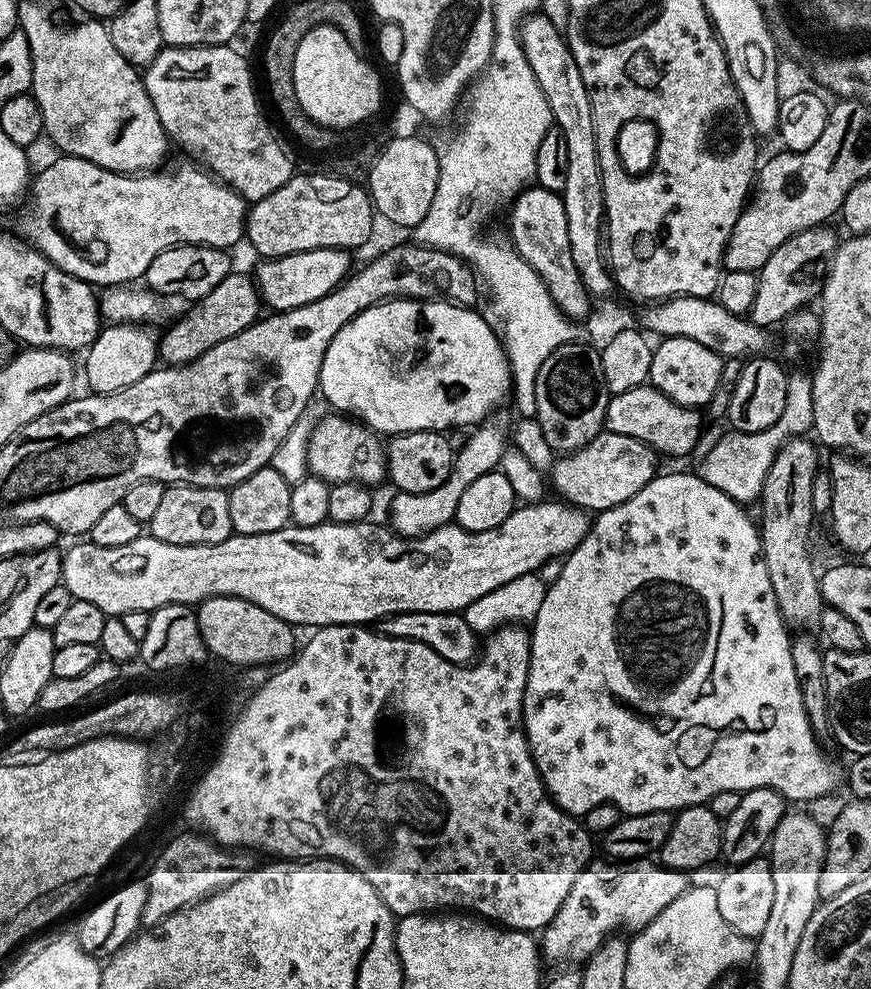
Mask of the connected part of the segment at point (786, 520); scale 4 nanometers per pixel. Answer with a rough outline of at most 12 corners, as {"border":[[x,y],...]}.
{"border":[[787,440],[758,527],[780,617],[815,629],[826,607],[808,549],[817,445]]}

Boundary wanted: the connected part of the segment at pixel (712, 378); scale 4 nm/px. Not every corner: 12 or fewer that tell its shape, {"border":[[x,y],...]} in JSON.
{"border":[[666,336],[648,379],[682,406],[703,409],[718,390],[725,357]]}

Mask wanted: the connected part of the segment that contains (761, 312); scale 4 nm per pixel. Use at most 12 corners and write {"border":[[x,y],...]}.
{"border":[[800,232],[770,254],[750,313],[765,330],[819,297],[838,247]]}

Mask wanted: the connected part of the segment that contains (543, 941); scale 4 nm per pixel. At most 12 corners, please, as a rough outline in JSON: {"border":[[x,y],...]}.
{"border":[[652,858],[581,870],[542,929],[547,963],[583,965],[690,886]]}

